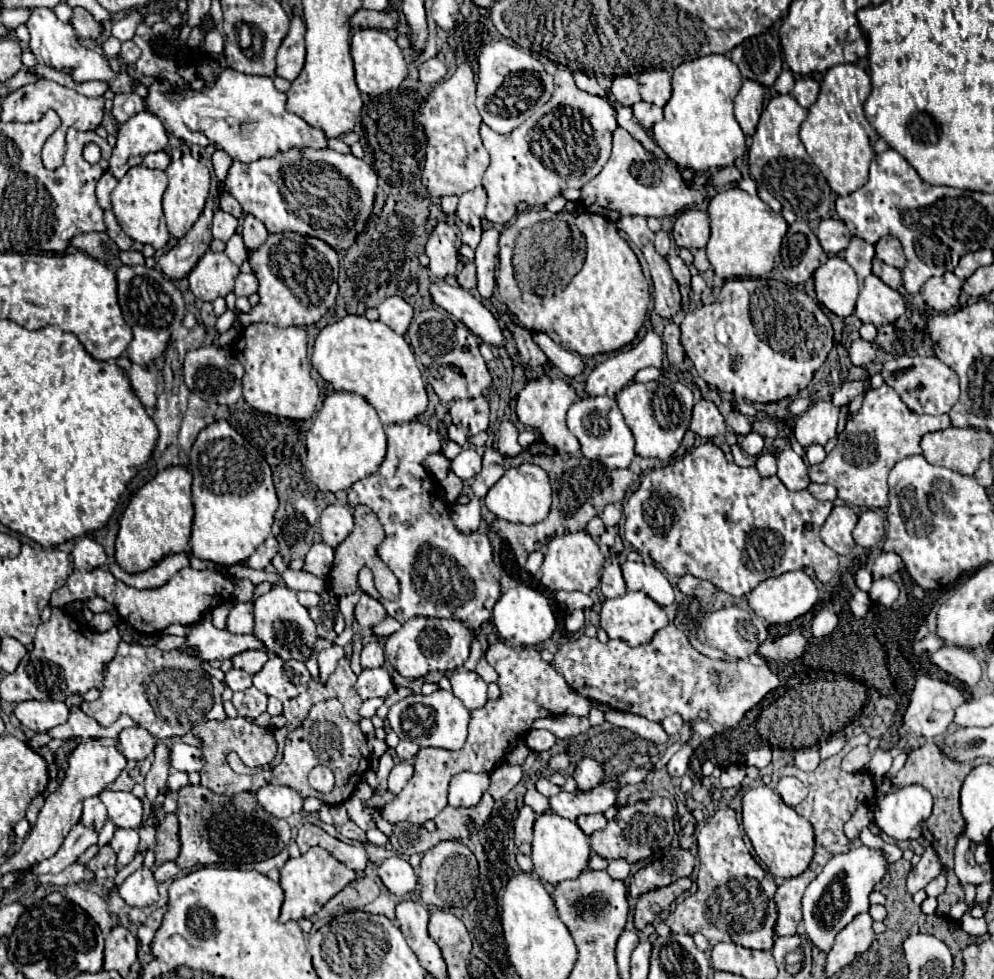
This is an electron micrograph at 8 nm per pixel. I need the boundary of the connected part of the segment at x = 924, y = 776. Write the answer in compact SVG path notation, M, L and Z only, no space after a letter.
M930 742L930 744L924 744L922 748L918 748L918 750L908 752L908 760L906 760L904 768L898 772L896 778L892 778L892 786L920 784L920 786L928 788L932 798L934 798L934 810L932 810L932 816L926 822L928 832L924 832L924 838L932 844L932 848L936 850L936 854L940 858L940 864L946 868L948 884L946 884L946 890L938 896L938 910L936 910L936 914L940 914L940 916L946 916L956 902L964 900L964 890L962 890L960 880L954 874L954 860L952 858L954 858L956 840L964 832L964 818L960 814L960 786L962 786L962 780L968 776L968 772L974 766L976 766L976 762L958 764L954 760L946 760L946 756L942 756L942 752L938 752L938 744Z

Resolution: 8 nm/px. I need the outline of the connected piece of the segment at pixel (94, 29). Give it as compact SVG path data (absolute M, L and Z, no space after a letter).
M80 6L72 8L70 24L74 26L78 38L90 38L90 40L96 40L96 38L100 38L102 30L104 30L104 26L102 26L100 22L96 22L96 20L92 18L92 14L86 12L86 10L80 8Z

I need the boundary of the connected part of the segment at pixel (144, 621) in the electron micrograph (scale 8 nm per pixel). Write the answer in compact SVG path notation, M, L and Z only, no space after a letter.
M104 566L96 568L94 572L78 572L74 570L66 584L58 588L52 598L50 606L64 608L68 602L82 600L88 602L92 600L92 594L104 598L106 602L114 604L118 614L126 624L130 624L136 632L140 634L150 634L150 636L160 636L170 624L182 624L182 626L192 626L204 618L206 612L212 612L216 606L226 604L232 600L234 592L234 582L218 572L218 570L194 570L194 568L182 568L168 584L154 588L154 590L138 590L132 586L126 586L122 580L114 578L112 572Z

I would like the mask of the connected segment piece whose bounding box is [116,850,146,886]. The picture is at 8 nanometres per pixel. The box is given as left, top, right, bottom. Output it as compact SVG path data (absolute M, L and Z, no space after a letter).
M144 850L144 852L140 852L140 854L138 854L138 856L136 856L136 858L126 866L126 868L122 868L122 870L118 872L118 876L116 876L116 884L118 884L118 886L124 882L124 878L126 878L126 876L130 876L134 870L138 870L138 868L142 866L142 862L144 862L144 854L146 854L146 850Z

